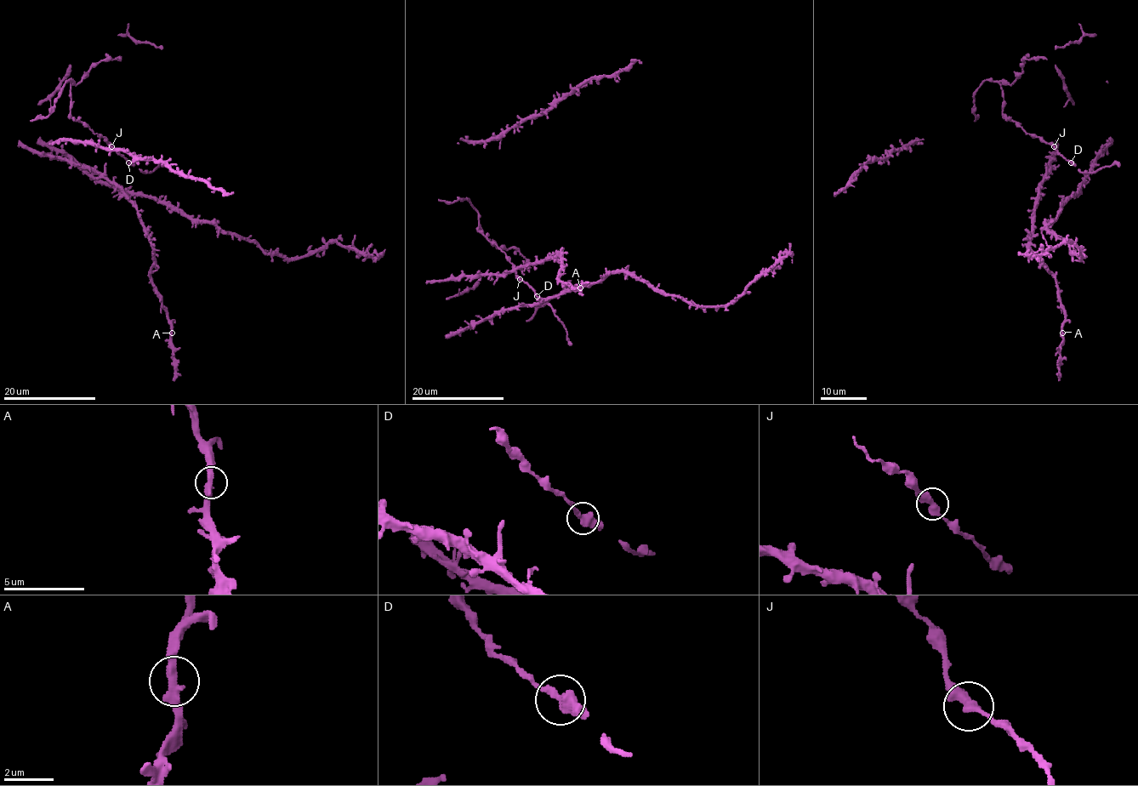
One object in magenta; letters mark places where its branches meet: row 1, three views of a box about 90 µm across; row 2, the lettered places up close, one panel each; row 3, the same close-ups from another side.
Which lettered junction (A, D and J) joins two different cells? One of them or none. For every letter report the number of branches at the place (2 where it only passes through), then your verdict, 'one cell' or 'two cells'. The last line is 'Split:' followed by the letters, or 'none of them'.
A: 2 branches meet; one cell
D: 2 branches meet; one cell
J: 2 branches meet; one cell
Split: none of them

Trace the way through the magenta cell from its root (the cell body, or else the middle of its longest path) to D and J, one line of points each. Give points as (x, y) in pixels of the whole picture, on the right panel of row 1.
D: (1039, 138), (1070, 162)
J: (1039, 138), (1054, 146)

